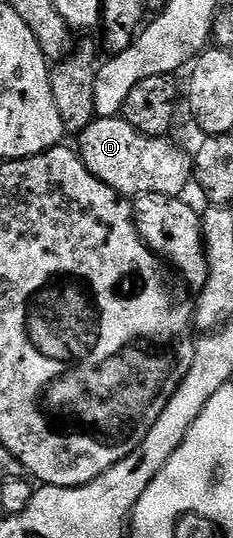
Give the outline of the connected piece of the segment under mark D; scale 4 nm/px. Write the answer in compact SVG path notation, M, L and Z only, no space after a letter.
M124 116L97 117L79 135L79 152L87 171L126 199L147 195L181 197L194 180L193 158L169 141L168 136L152 137L127 123Z

